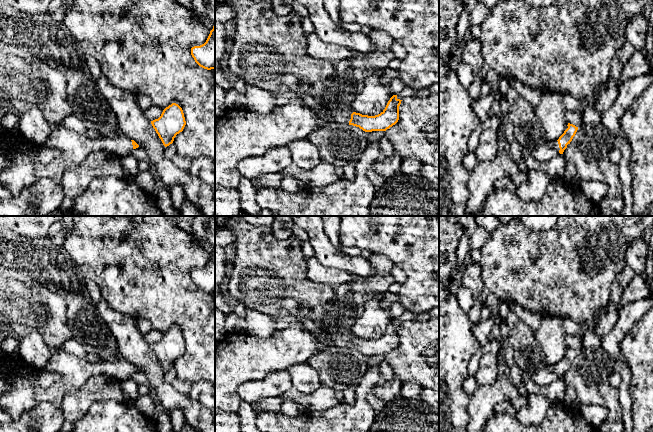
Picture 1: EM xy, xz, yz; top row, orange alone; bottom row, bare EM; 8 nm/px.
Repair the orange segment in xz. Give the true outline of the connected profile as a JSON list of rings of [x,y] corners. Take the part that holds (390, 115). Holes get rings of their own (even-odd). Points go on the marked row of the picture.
[[[393,95],[385,109],[375,116],[356,113],[350,105],[345,104],[335,109],[321,109],[321,113],[318,114],[299,100],[291,101],[286,105],[274,106],[268,115],[256,115],[246,108],[227,109],[223,116],[215,118],[215,189],[238,188],[242,176],[237,165],[241,159],[260,156],[269,149],[306,139],[313,131],[328,123],[349,124],[365,132],[386,131],[398,122],[401,101],[397,95]]]

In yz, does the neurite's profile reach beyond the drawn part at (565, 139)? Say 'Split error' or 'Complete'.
Split error

